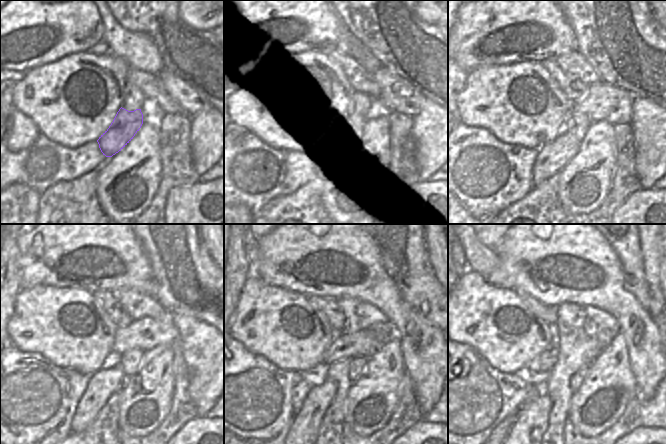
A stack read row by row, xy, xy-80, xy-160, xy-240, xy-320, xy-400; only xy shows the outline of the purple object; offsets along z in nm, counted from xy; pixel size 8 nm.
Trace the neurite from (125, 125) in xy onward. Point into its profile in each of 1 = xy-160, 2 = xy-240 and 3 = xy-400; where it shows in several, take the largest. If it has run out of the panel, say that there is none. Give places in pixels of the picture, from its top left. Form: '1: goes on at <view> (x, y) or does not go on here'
1: goes on at xy-160 (552, 157)
2: goes on at xy-240 (102, 384)
3: goes on at xy-400 (531, 424)

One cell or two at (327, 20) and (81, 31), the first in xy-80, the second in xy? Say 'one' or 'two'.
one

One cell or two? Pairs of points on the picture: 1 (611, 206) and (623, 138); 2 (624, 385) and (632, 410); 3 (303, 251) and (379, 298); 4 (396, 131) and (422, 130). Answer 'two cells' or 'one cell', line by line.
1: one cell
2: two cells
3: one cell
4: two cells

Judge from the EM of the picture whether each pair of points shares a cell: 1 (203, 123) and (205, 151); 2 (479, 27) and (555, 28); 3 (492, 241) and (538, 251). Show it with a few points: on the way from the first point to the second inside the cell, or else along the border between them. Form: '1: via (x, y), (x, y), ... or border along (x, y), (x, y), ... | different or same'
1: via (205, 130), (205, 144) | same
2: via (498, 26), (510, 19), (536, 20) | same
3: border along (504, 234), (501, 241), (493, 249) | different

